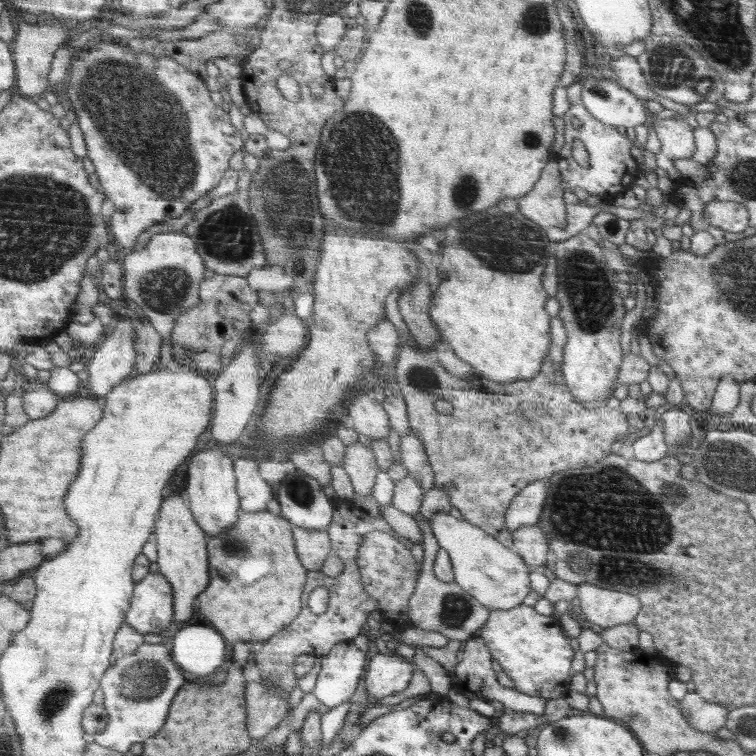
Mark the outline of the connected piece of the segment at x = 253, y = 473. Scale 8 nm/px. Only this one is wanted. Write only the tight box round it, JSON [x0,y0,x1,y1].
[235,455,274,511]

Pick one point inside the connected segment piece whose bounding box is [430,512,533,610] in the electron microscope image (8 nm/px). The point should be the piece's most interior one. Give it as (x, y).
(496, 576)

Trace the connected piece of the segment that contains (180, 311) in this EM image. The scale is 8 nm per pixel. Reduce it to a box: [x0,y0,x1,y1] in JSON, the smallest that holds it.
[123,231,204,348]

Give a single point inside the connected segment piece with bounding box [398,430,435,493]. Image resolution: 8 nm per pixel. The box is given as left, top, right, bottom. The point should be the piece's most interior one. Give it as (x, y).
(412, 455)

